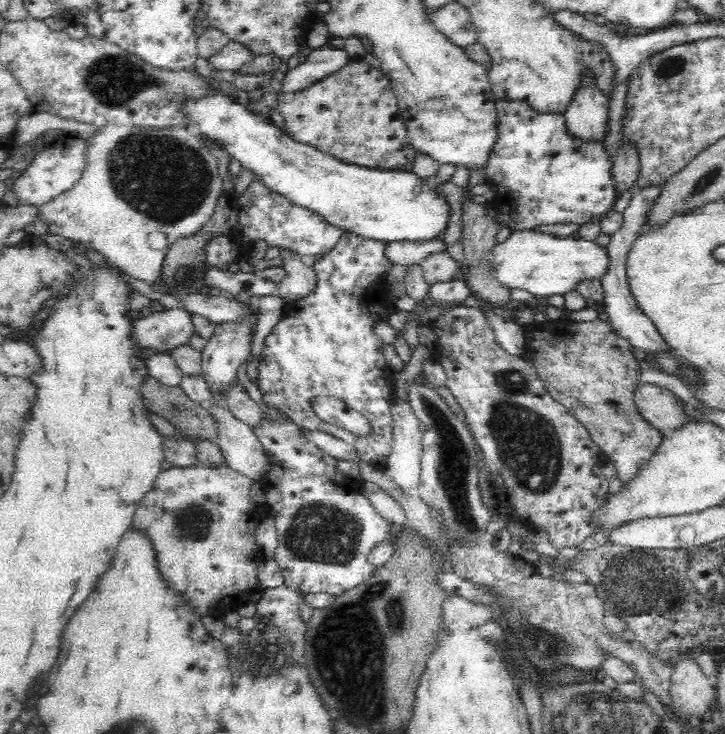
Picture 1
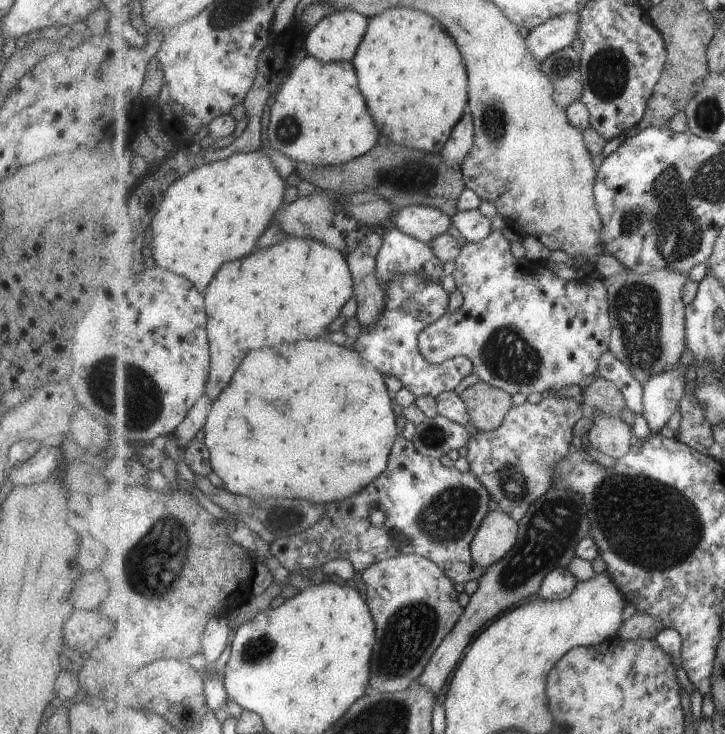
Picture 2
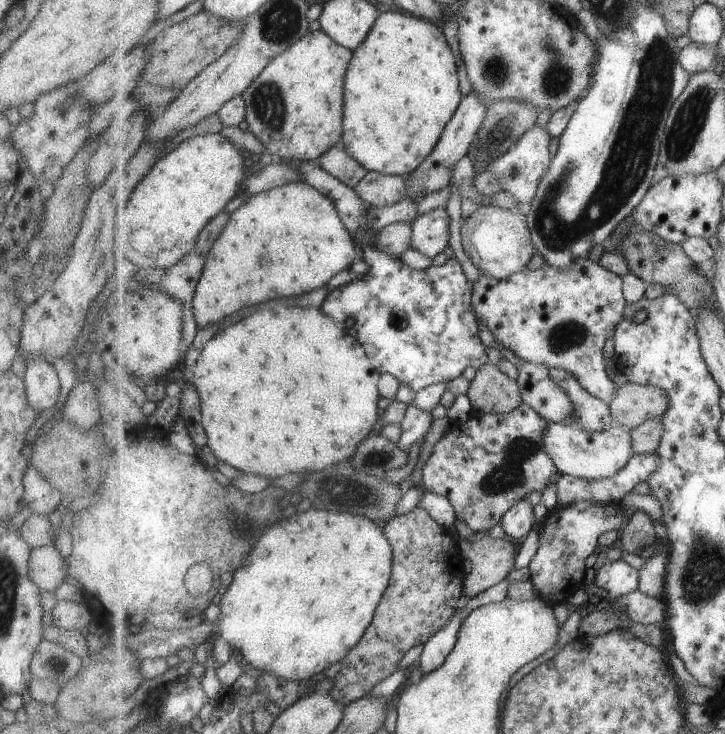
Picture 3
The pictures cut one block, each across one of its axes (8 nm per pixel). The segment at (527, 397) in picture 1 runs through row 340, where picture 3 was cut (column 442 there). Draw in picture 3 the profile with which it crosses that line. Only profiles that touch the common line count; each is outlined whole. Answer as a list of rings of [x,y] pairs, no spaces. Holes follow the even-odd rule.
[[[523,402],[508,413],[474,413],[466,421],[450,421],[450,428],[434,446],[423,466],[423,484],[428,492],[445,496],[453,506],[456,519],[474,532],[501,524],[503,517],[534,490],[545,490],[551,474],[560,473],[543,446],[548,422],[531,405]]]

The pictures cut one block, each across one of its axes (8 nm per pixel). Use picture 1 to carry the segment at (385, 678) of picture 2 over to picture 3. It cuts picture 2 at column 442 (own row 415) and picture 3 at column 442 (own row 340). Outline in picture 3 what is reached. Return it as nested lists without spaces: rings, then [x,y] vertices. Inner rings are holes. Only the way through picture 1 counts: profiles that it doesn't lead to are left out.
[[[415,507],[404,515],[391,518],[383,529],[394,548],[392,577],[371,626],[366,630],[359,644],[354,646],[342,660],[340,671],[334,677],[334,685],[329,694],[344,707],[368,695],[373,690],[373,686],[379,684],[381,680],[393,676],[400,669],[401,660],[413,646],[424,645],[436,635],[453,618],[456,613],[455,606],[466,590],[464,578],[467,565],[458,539],[441,524],[437,524],[427,510]]]

